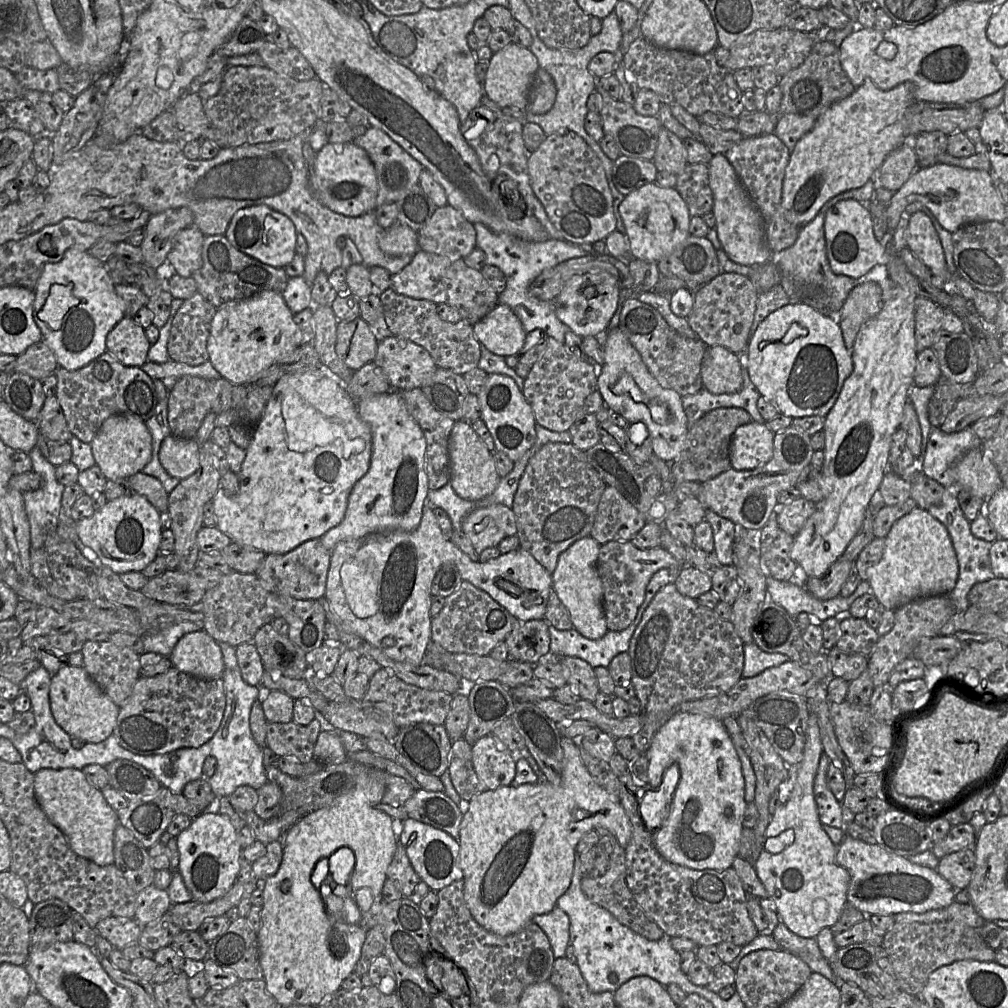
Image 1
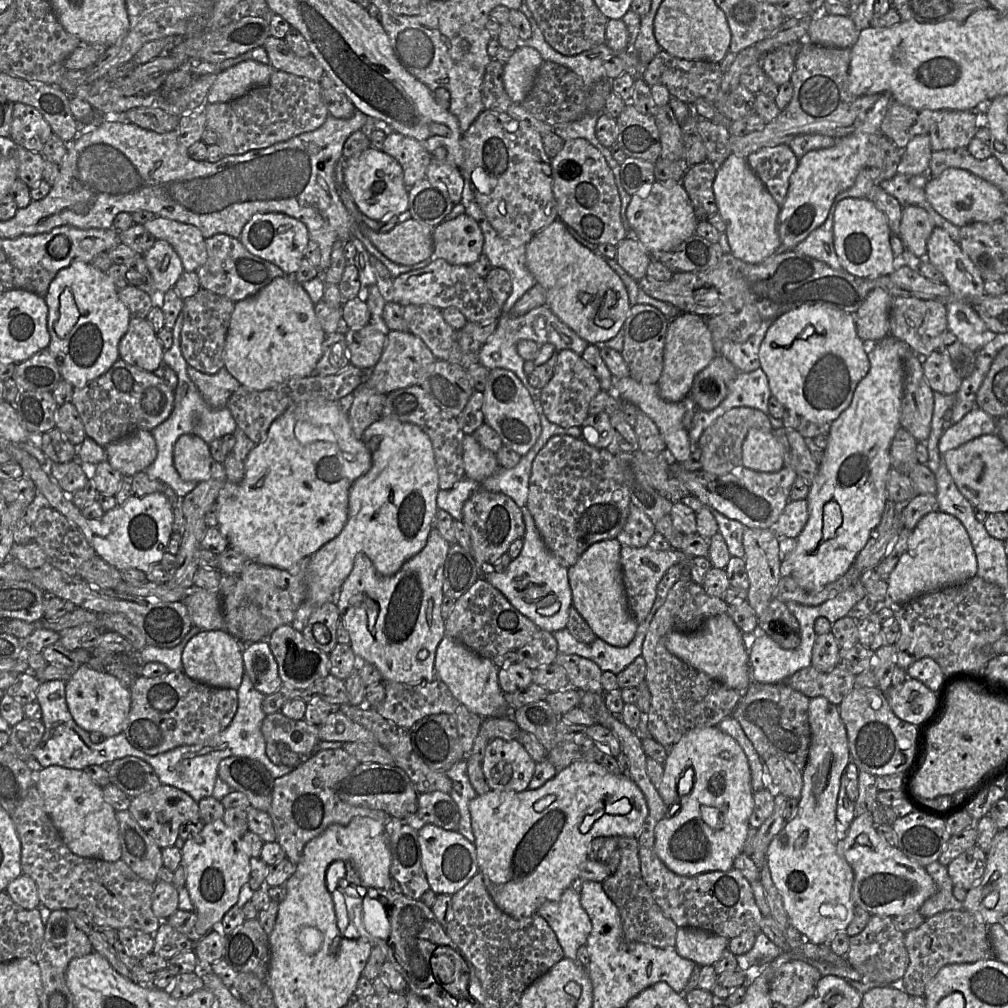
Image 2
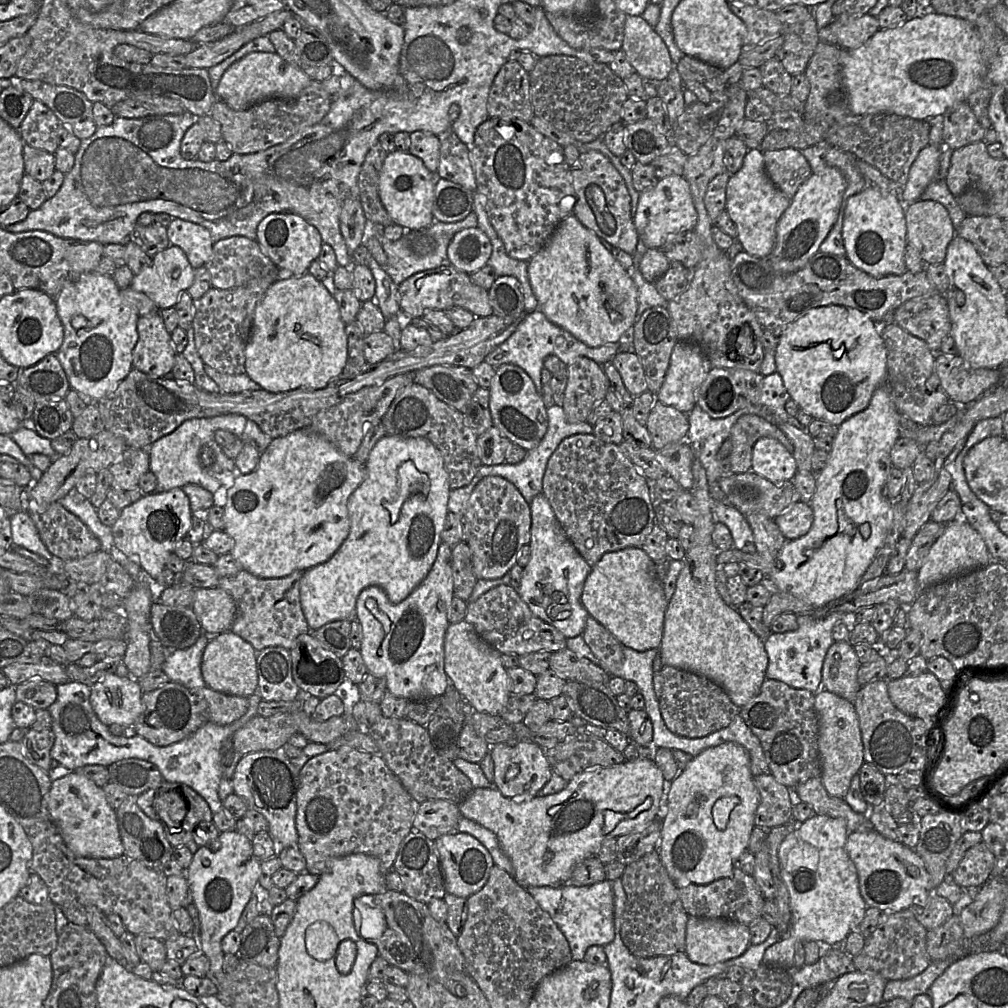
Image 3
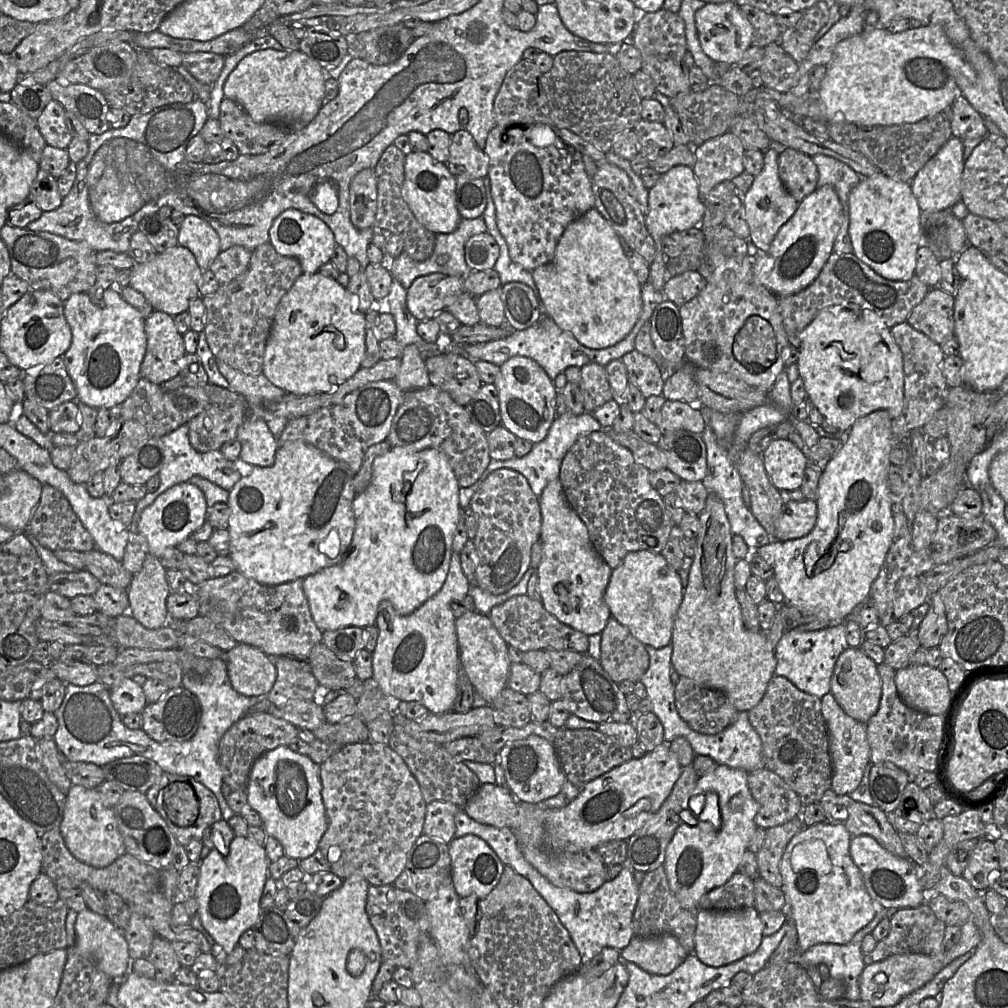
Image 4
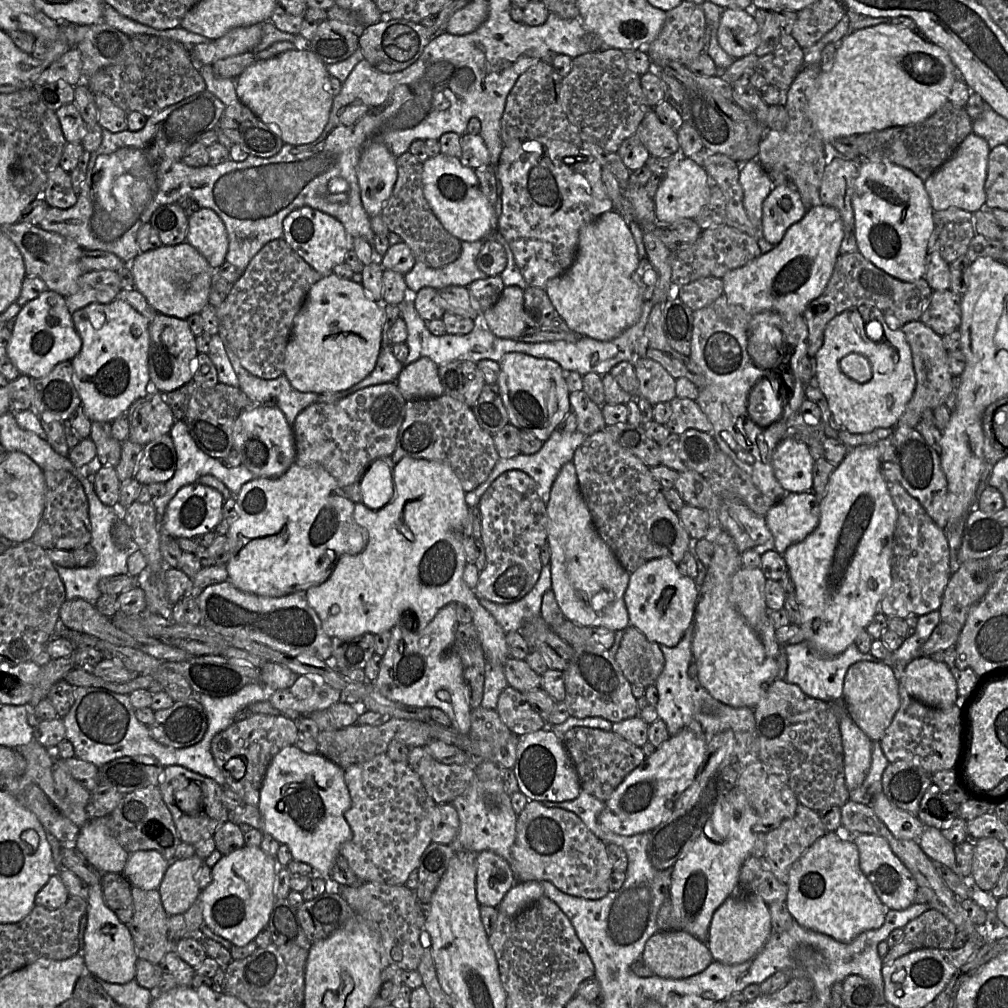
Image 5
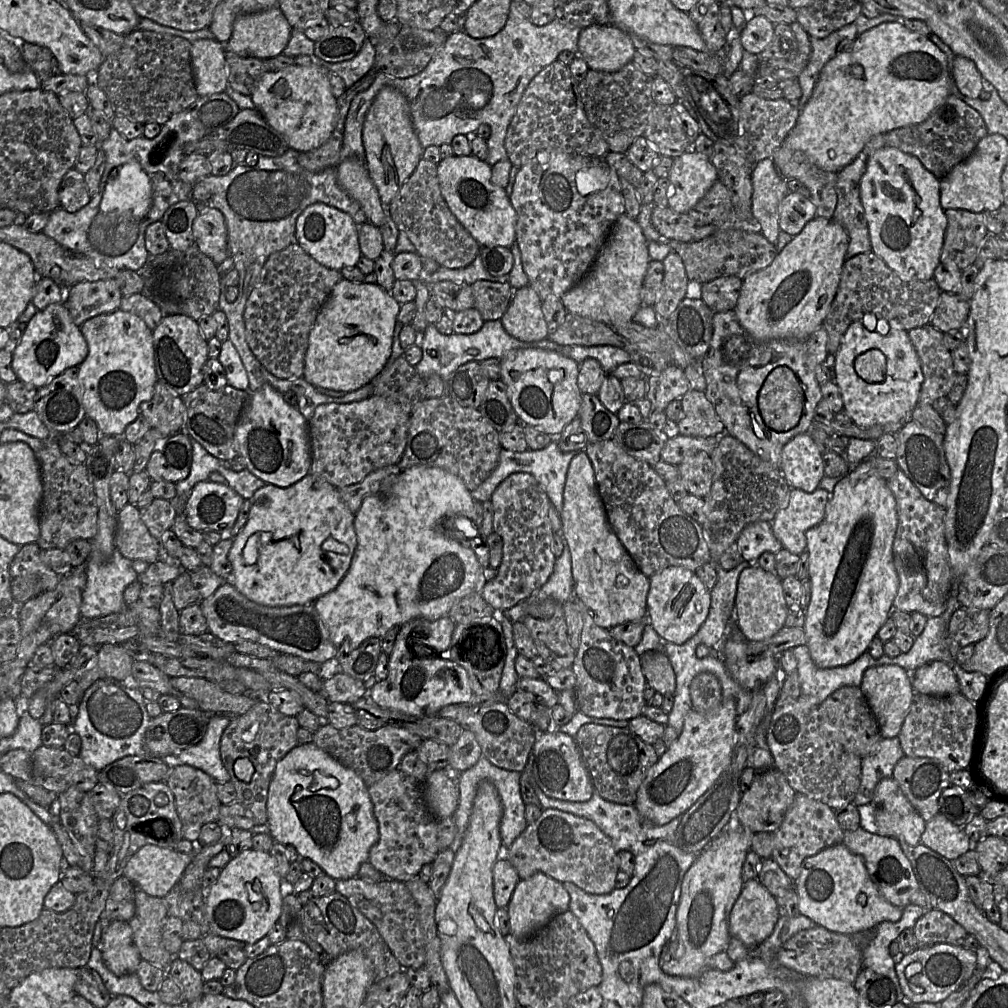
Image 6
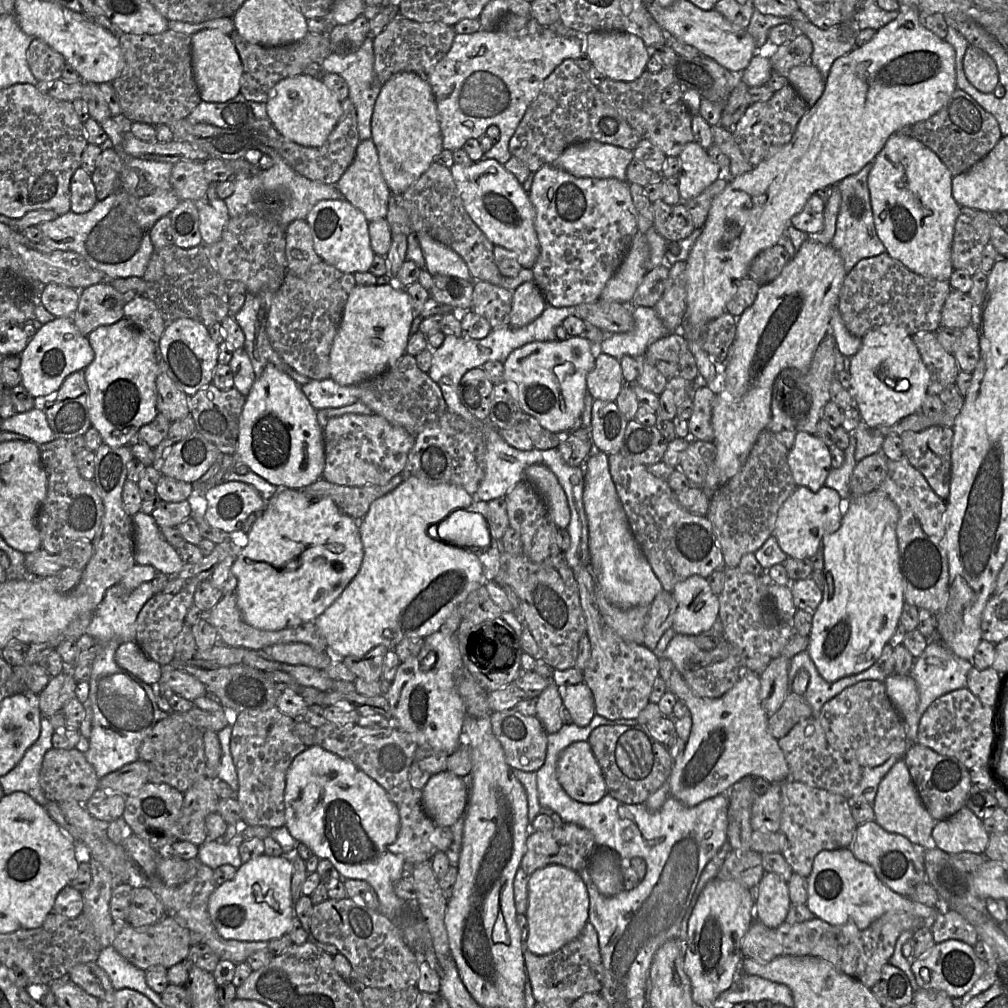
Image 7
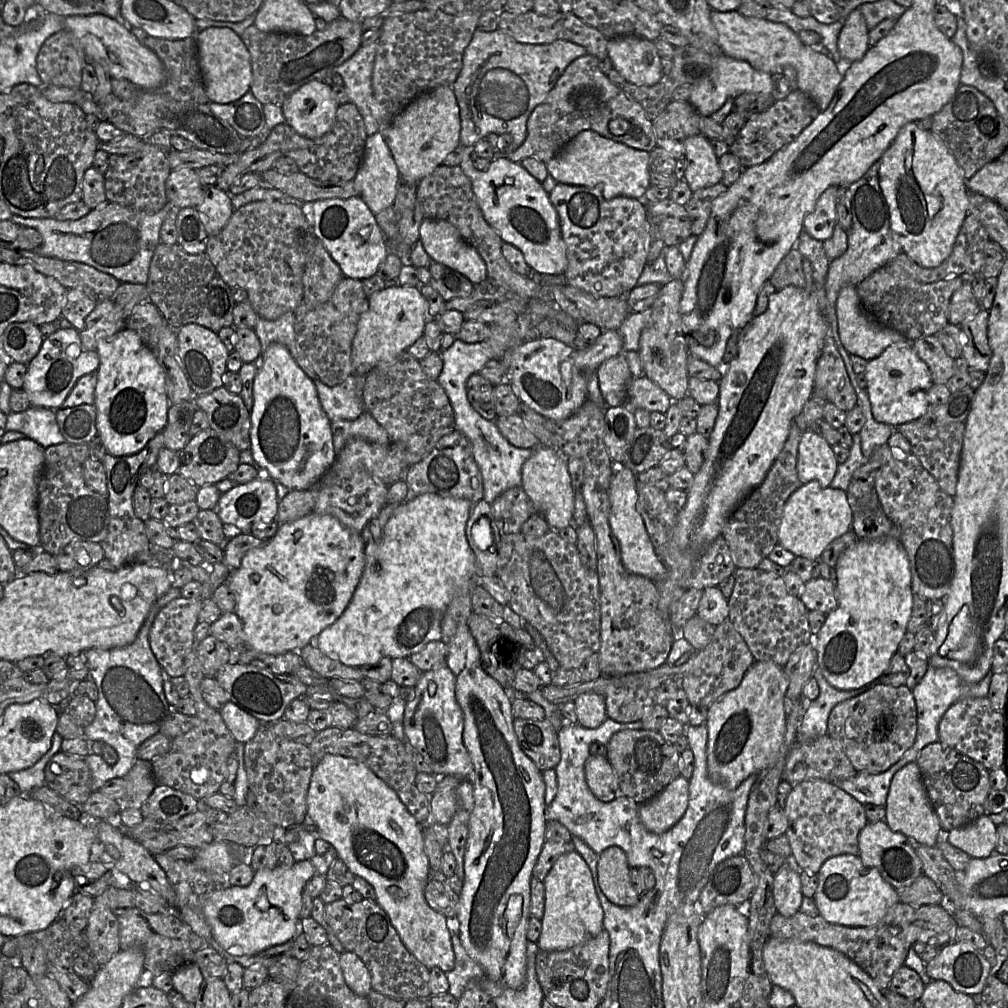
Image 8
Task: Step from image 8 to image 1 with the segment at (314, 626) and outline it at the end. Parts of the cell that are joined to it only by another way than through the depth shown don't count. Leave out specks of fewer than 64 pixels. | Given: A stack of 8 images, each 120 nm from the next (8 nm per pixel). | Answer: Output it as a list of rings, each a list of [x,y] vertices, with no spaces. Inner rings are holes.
[[[304,373],[285,374],[274,385],[270,400],[267,402],[262,418],[252,429],[252,440],[246,449],[246,457],[239,472],[239,492],[235,497],[227,497],[219,487],[211,500],[217,520],[217,528],[237,542],[264,554],[285,554],[300,544],[315,538],[321,538],[329,529],[338,525],[344,518],[348,506],[349,495],[354,485],[367,473],[372,455],[372,433],[370,426],[365,423],[357,411],[354,402],[345,390],[341,381],[336,381],[328,376]]]

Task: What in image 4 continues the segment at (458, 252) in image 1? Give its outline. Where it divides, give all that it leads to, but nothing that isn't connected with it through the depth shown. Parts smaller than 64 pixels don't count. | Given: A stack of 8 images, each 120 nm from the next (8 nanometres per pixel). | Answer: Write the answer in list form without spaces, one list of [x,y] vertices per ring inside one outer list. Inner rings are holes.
[[[489,233],[477,234],[465,243],[464,254],[471,271],[492,269],[499,257],[499,246]]]

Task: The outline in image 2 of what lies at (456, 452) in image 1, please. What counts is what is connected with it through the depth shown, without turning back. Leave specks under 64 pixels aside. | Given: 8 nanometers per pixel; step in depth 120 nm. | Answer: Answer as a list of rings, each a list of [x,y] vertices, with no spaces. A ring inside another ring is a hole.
[[[473,435],[463,436],[462,448],[465,478],[481,482],[499,469],[496,455],[483,448]]]

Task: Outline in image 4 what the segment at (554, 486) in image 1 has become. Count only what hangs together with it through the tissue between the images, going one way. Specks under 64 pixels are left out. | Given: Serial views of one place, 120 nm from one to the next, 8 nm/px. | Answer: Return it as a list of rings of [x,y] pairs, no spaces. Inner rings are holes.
[[[601,431],[591,432],[587,435],[580,436],[563,458],[560,468],[559,480],[562,483],[566,500],[587,526],[593,547],[612,569],[618,567],[622,563],[624,557],[630,552],[647,550],[655,553],[661,553],[669,538],[673,535],[674,532],[677,532],[677,527],[675,526],[670,513],[665,507],[662,496],[652,487],[649,476],[650,471],[635,461],[633,454],[629,449],[619,445],[612,438]]]

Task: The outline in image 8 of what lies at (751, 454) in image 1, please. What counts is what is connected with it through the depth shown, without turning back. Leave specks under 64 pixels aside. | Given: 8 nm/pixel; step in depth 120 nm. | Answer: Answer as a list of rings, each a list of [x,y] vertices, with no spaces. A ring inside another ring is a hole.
[[[804,431],[797,457],[797,474],[801,484],[817,481],[822,488],[831,487],[838,466],[832,446],[813,431]]]

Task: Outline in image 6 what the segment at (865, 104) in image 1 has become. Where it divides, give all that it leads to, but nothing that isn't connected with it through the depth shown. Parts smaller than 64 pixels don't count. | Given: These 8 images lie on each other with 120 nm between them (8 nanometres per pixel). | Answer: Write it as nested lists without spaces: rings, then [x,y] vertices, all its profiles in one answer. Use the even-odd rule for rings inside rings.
[[[815,217],[802,231],[781,249],[773,262],[766,268],[747,275],[743,279],[740,295],[734,312],[742,327],[750,336],[767,342],[778,339],[805,339],[823,324],[836,296],[840,277],[846,260],[848,234],[834,218]]]

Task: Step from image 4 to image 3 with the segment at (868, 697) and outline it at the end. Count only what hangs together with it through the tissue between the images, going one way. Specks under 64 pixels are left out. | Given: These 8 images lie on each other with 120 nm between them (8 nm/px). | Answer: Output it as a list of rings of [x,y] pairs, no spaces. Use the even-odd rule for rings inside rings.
[[[834,642],[822,666],[822,688],[853,703],[861,689],[857,674],[861,663],[854,647],[848,642]]]

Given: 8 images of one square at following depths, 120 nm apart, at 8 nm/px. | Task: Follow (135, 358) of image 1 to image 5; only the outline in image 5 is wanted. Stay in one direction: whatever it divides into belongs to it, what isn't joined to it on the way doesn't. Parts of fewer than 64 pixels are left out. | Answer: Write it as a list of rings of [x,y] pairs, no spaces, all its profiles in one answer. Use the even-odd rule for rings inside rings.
[[[157,313],[149,323],[149,376],[160,393],[176,390],[192,381],[191,361],[199,353],[196,348],[196,336],[191,332],[186,319],[180,319]]]

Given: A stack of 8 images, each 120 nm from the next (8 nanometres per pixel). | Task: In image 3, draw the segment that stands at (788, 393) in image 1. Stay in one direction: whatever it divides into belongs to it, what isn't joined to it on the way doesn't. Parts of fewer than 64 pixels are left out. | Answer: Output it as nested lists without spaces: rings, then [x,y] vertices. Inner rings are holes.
[[[846,306],[813,308],[789,324],[778,337],[775,363],[776,372],[781,375],[790,399],[814,419],[827,421],[835,427],[864,410],[874,391],[887,384],[887,350],[877,320]]]

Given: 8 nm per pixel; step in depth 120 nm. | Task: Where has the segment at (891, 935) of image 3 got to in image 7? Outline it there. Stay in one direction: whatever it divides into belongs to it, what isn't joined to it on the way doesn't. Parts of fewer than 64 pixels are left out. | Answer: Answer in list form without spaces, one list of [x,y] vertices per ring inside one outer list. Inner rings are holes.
[[[940,901],[938,910],[940,913],[931,921],[930,926],[936,944],[946,940],[958,940],[973,947],[978,942],[979,937],[974,927],[958,912],[944,907]]]

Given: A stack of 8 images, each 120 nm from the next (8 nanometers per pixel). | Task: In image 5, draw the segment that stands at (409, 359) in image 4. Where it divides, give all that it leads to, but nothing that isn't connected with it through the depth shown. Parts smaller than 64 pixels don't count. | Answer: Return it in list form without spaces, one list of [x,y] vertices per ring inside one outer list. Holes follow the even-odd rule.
[[[428,357],[404,365],[395,384],[406,401],[444,394],[438,366]]]

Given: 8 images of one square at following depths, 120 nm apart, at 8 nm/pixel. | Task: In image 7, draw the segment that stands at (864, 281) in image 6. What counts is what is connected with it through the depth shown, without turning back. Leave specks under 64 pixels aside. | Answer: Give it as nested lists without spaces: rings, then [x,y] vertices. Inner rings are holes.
[[[882,253],[861,259],[846,273],[836,307],[848,331],[860,338],[882,325],[897,325],[911,335],[919,331],[937,332],[943,305],[952,290],[948,281],[918,275]]]

